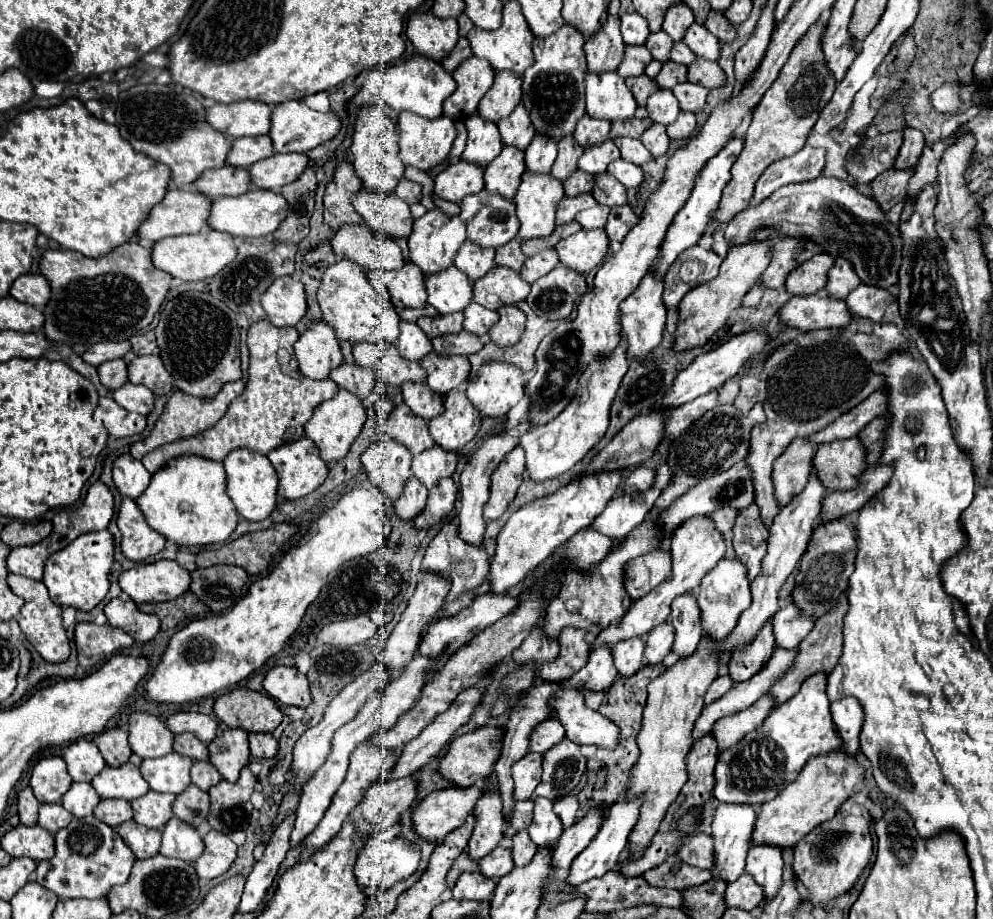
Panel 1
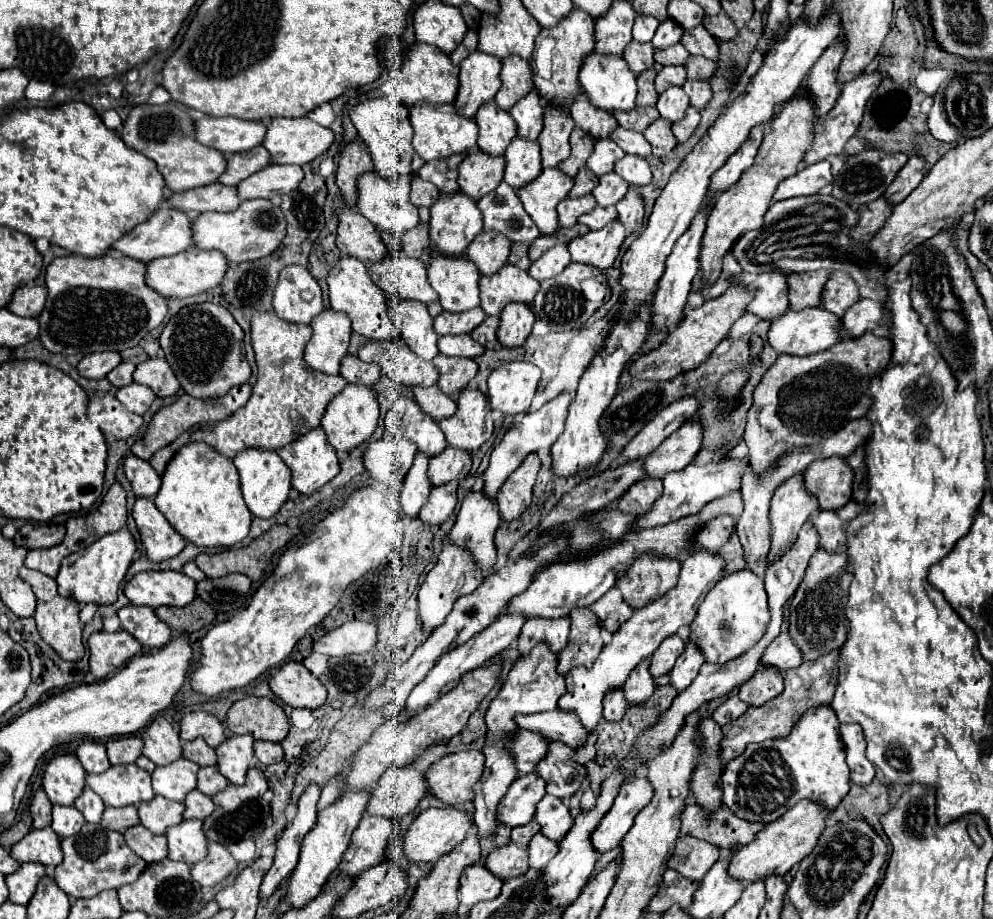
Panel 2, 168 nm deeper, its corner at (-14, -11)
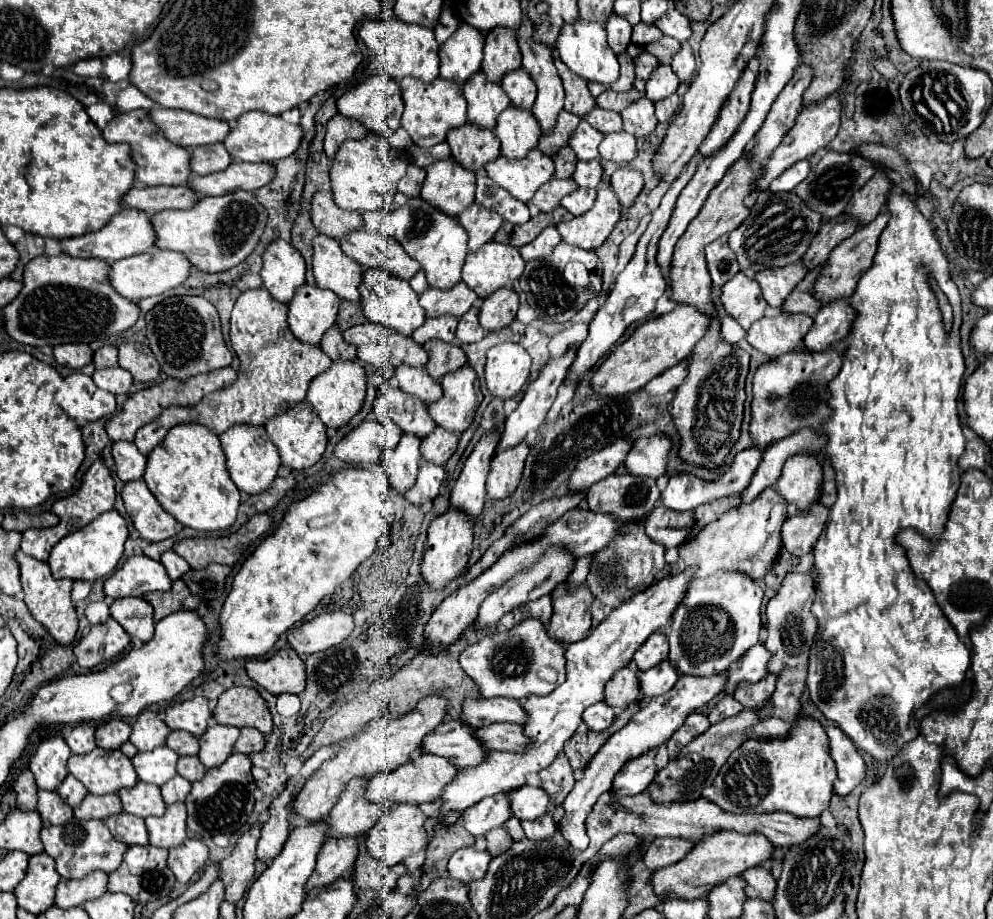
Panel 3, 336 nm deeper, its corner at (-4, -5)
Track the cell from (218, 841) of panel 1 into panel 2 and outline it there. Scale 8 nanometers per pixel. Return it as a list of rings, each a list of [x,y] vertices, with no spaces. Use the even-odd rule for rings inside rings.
[[[209,842],[207,858],[191,866],[191,874],[195,882],[199,882],[201,886],[215,886],[235,870],[237,870],[237,860],[223,844],[215,844],[215,842]]]

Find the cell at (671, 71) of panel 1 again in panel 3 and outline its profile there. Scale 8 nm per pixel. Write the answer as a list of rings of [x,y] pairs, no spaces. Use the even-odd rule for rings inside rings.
[[[647,52],[637,54],[633,60],[635,60],[635,82],[633,82],[633,88],[643,92],[645,90],[645,82],[649,78],[649,74],[657,68],[659,60],[653,54],[647,54]]]

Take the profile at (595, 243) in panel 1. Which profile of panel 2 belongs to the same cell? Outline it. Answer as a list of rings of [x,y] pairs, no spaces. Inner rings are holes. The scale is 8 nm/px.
[[[615,220],[615,224],[609,224],[609,228],[601,228],[599,232],[587,232],[587,236],[577,236],[569,244],[571,260],[607,270],[619,256],[625,234],[625,228],[619,224],[619,220]]]

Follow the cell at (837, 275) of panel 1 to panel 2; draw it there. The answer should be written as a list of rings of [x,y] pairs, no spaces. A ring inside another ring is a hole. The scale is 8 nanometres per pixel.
[[[831,272],[827,288],[823,290],[823,308],[837,316],[843,316],[847,308],[853,306],[857,300],[861,300],[861,296],[853,278],[845,272]]]

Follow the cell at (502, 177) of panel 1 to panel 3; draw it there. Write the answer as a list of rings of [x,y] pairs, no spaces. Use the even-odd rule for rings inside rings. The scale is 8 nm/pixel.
[[[507,106],[507,110],[497,116],[495,134],[501,140],[501,156],[525,158],[529,150],[537,148],[541,126],[533,112],[517,106]]]

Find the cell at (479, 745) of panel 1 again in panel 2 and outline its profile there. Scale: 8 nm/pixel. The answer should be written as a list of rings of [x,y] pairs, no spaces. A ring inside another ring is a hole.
[[[461,750],[445,760],[435,762],[427,772],[427,788],[449,806],[465,804],[475,798],[473,786],[485,770],[485,754],[481,750]]]

